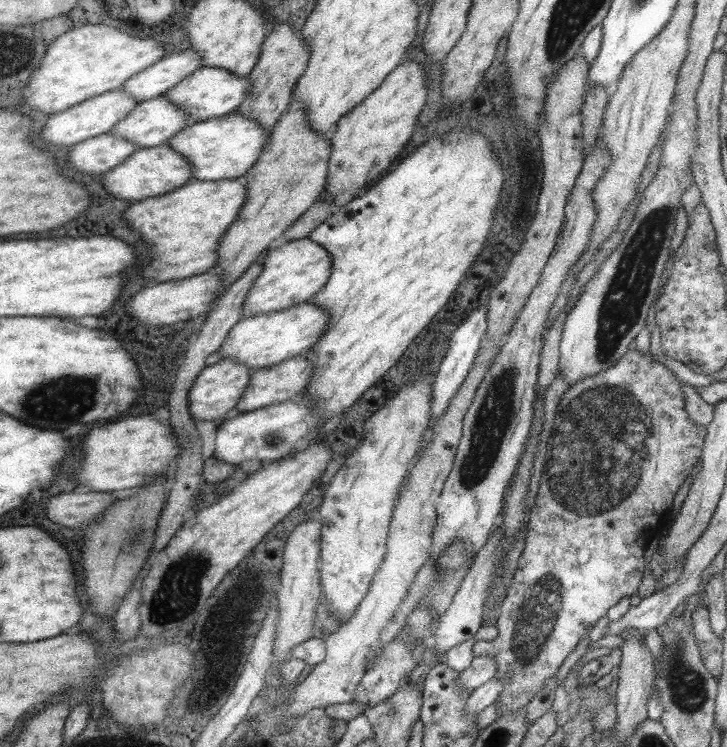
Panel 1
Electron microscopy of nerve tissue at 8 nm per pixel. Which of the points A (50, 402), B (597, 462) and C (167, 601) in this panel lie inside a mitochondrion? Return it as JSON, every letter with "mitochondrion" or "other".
{"A":"mitochondrion","B":"mitochondrion","C":"mitochondrion"}

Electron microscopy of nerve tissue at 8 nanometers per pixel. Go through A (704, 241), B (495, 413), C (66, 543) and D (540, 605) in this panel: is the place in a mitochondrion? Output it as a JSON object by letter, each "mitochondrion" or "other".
{"A":"mitochondrion","B":"mitochondrion","C":"other","D":"mitochondrion"}

